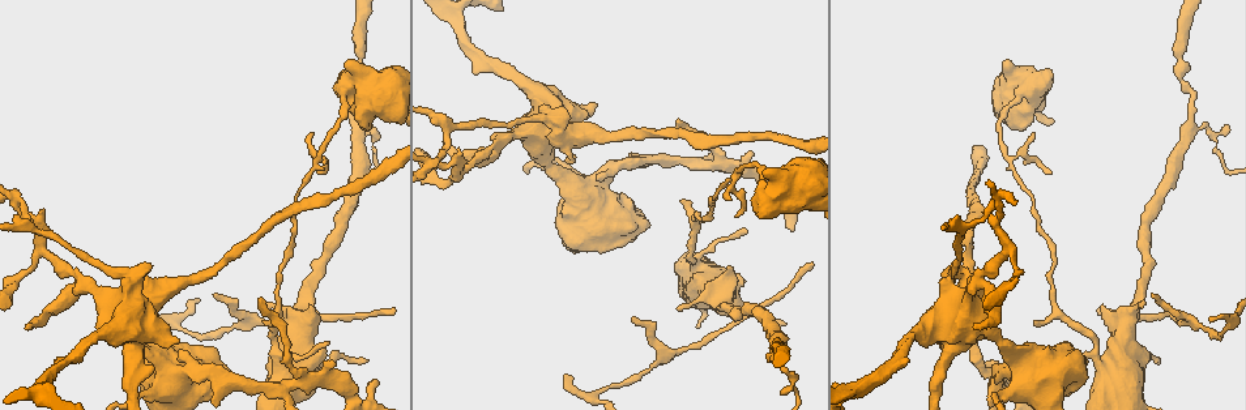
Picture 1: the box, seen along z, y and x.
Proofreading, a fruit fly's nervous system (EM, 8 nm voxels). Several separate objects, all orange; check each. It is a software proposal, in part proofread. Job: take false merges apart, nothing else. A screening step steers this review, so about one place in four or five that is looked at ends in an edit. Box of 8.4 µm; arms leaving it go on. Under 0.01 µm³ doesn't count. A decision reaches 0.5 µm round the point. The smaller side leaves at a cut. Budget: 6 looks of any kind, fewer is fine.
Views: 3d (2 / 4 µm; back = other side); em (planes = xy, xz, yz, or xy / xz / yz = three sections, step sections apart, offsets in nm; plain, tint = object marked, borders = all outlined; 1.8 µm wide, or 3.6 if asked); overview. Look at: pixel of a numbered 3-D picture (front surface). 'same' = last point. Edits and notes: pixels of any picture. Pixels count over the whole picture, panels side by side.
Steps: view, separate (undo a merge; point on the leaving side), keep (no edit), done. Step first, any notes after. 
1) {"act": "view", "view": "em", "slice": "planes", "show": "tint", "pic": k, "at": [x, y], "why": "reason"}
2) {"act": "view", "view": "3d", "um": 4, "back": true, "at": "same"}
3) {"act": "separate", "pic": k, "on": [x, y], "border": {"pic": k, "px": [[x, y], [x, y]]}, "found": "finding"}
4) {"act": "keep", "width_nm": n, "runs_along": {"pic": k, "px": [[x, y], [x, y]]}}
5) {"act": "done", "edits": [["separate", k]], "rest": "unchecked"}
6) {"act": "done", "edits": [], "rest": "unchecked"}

{"act": "view", "view": "em", "slice": "xz", "step": 16, "show": "tint", "pic": 1, "at": [432, 163], "why": "abrupt turn"}

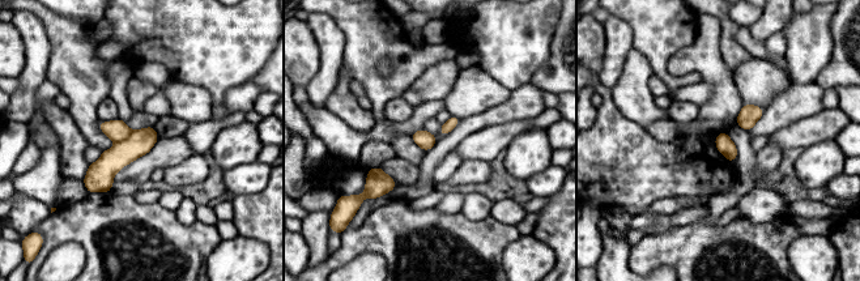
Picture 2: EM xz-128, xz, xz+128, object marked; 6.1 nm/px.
{"act": "view", "view": "em", "slice": "planes", "show": "borders", "at": "same", "why": "another direction"}

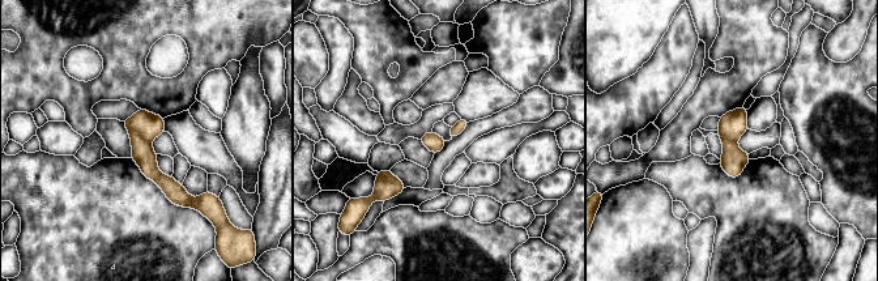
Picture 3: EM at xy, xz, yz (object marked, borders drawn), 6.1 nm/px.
{"act": "separate", "pic": 3, "on": [149, 126], "border": {"pic": 3, "px": [[123, 122], [150, 143]]}, "found": "two neurons meet here"}

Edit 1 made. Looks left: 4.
{"act": "view", "view": "overview"}

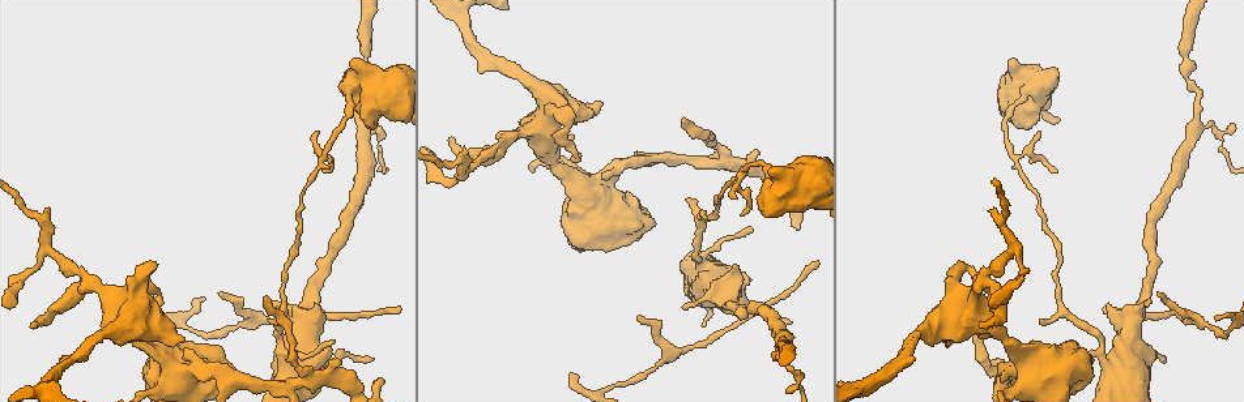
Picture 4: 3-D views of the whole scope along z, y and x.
{"act": "view", "view": "3d", "um": 2, "pic": 4, "at": [744, 171]}

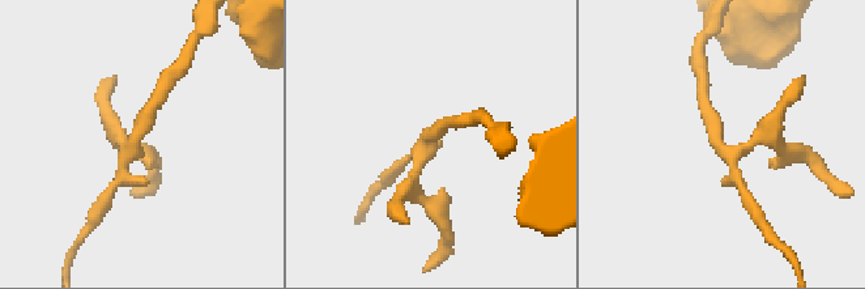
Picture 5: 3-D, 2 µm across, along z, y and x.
{"act": "view", "view": "em", "slice": "xz", "step": 16, "show": "plain", "pic": 5, "at": [137, 152], "why": "now the EM"}

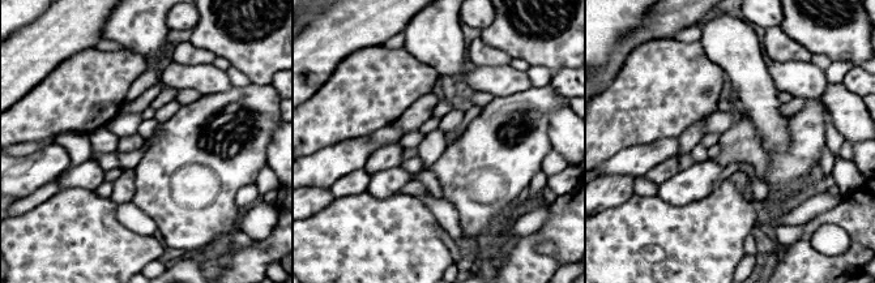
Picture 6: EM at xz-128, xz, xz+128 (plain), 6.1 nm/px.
{"act": "view", "view": "em", "slice": "xz", "step": 16, "show": "tint", "at": "same", "why": "with the object marked"}

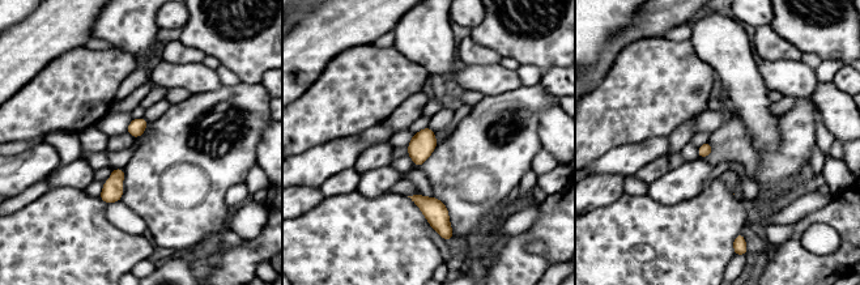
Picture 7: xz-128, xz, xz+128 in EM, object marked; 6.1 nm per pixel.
{"act": "keep", "found": "all the same neuron"}

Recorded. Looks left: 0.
{"act": "done", "edits": [["separate", 3]], "rest": "unchecked"}

